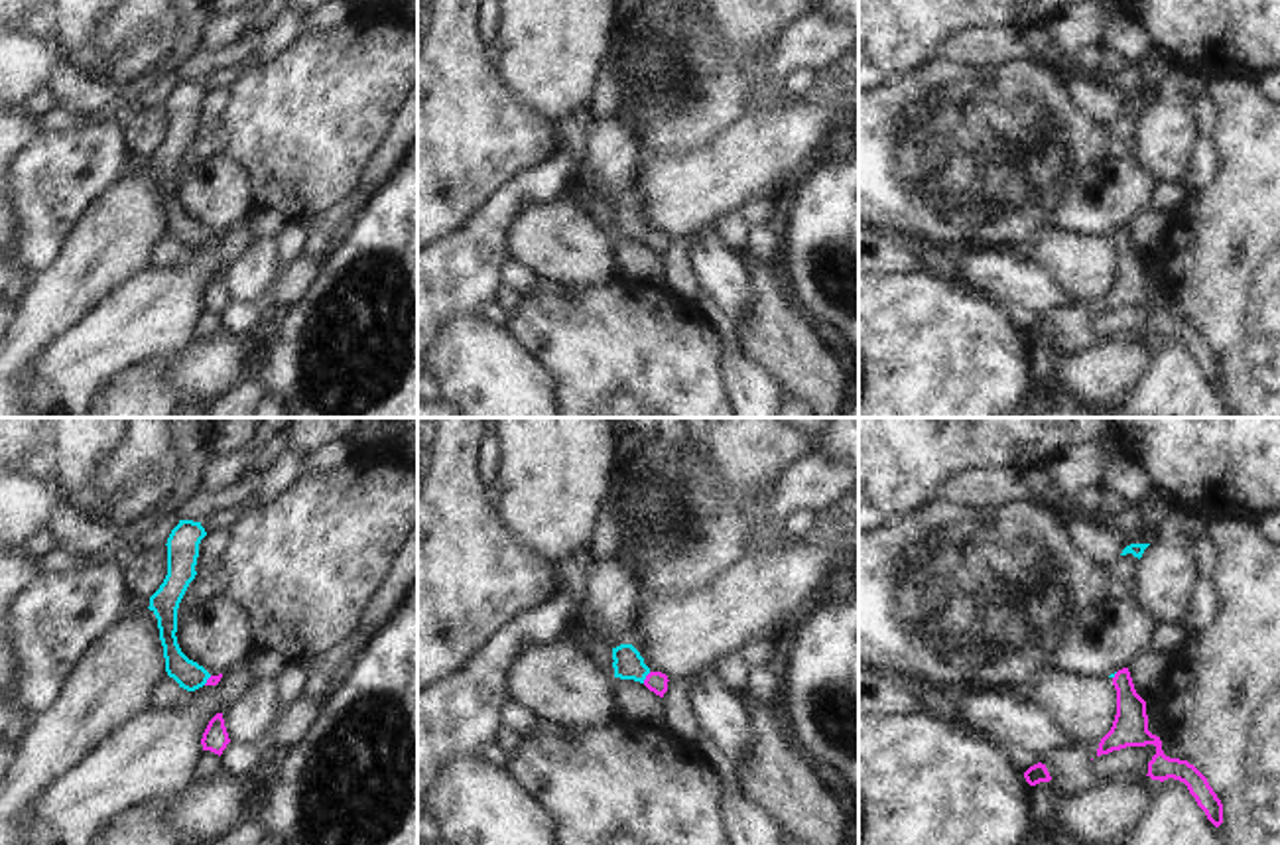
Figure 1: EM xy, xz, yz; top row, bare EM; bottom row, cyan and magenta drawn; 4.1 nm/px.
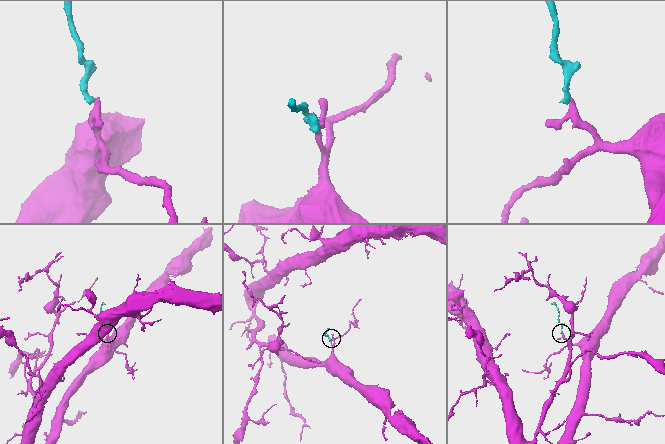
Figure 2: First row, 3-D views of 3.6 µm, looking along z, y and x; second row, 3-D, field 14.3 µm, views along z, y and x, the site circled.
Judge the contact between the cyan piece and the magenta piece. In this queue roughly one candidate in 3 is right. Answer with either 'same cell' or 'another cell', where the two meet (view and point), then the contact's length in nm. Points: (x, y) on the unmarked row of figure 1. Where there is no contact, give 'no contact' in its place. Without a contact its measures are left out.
same cell | xz (644, 237) | 60 nm

